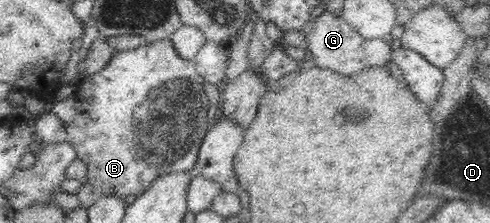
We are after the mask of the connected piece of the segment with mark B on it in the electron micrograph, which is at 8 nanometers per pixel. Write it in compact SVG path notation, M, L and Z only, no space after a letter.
M162 39L146 45L138 46L132 50L118 51L106 63L106 66L96 74L84 76L76 85L74 91L76 116L67 126L67 140L76 149L79 158L87 168L88 182L94 186L100 186L104 196L118 196L124 198L128 194L135 194L139 197L144 191L150 188L152 182L162 178L164 174L172 172L185 172L193 168L197 161L198 151L206 133L219 121L221 110L221 87L210 84L196 70L195 63L183 58L176 52L171 39Z

